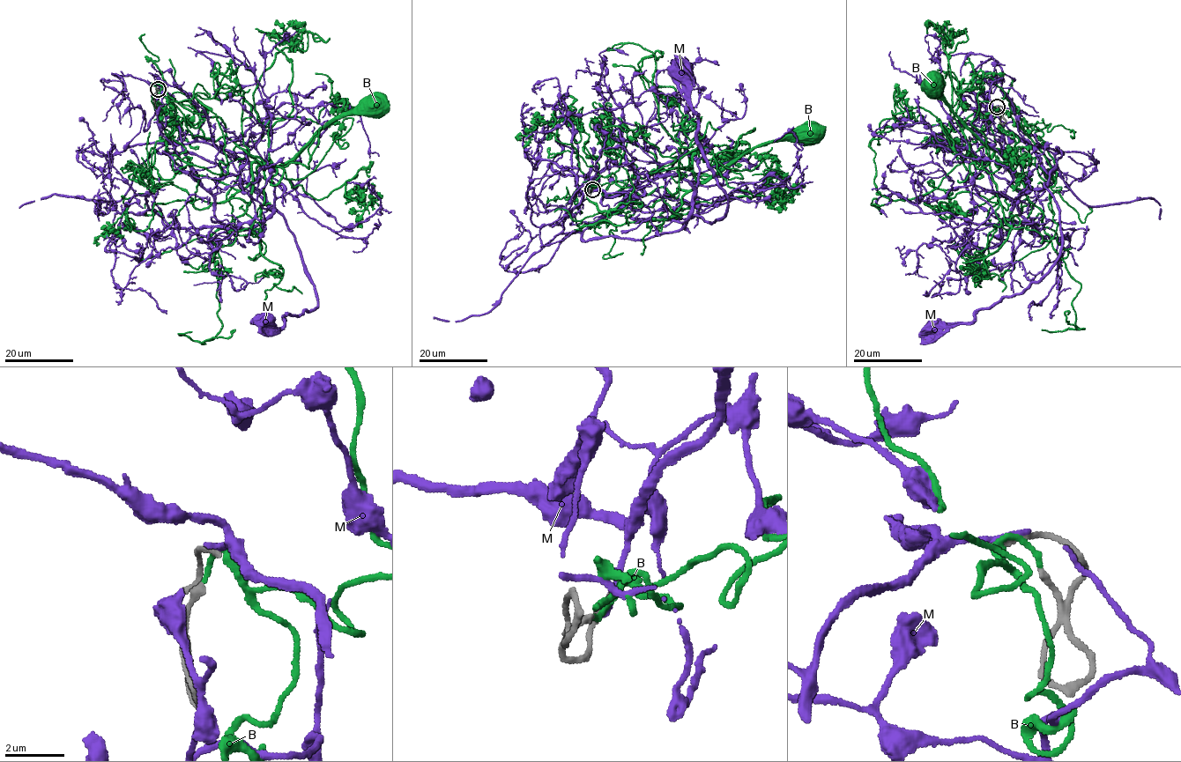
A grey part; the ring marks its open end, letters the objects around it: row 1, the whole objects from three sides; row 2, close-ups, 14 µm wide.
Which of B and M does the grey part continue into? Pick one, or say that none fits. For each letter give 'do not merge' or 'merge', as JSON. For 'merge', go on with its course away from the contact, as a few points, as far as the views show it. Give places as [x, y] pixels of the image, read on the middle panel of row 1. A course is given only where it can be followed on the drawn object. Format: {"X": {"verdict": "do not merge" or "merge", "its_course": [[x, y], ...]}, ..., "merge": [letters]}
{"B": {"verdict": "merge", "its_course": [[593, 188], [619, 181], [624, 184], [616, 194], [632, 177], [676, 166], [709, 181], [765, 144], [809, 133]]}, "M": {"verdict": "do not merge"}, "merge": ["B"]}

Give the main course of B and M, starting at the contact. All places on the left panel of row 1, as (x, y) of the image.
B: (158, 89), (175, 99), (184, 93), (206, 137), (227, 137), (263, 165), (288, 163), (331, 121), (374, 105)
M: (158, 88), (219, 222), (255, 228), (272, 206), (293, 236), (316, 307), (284, 315), (279, 328), (264, 319)

